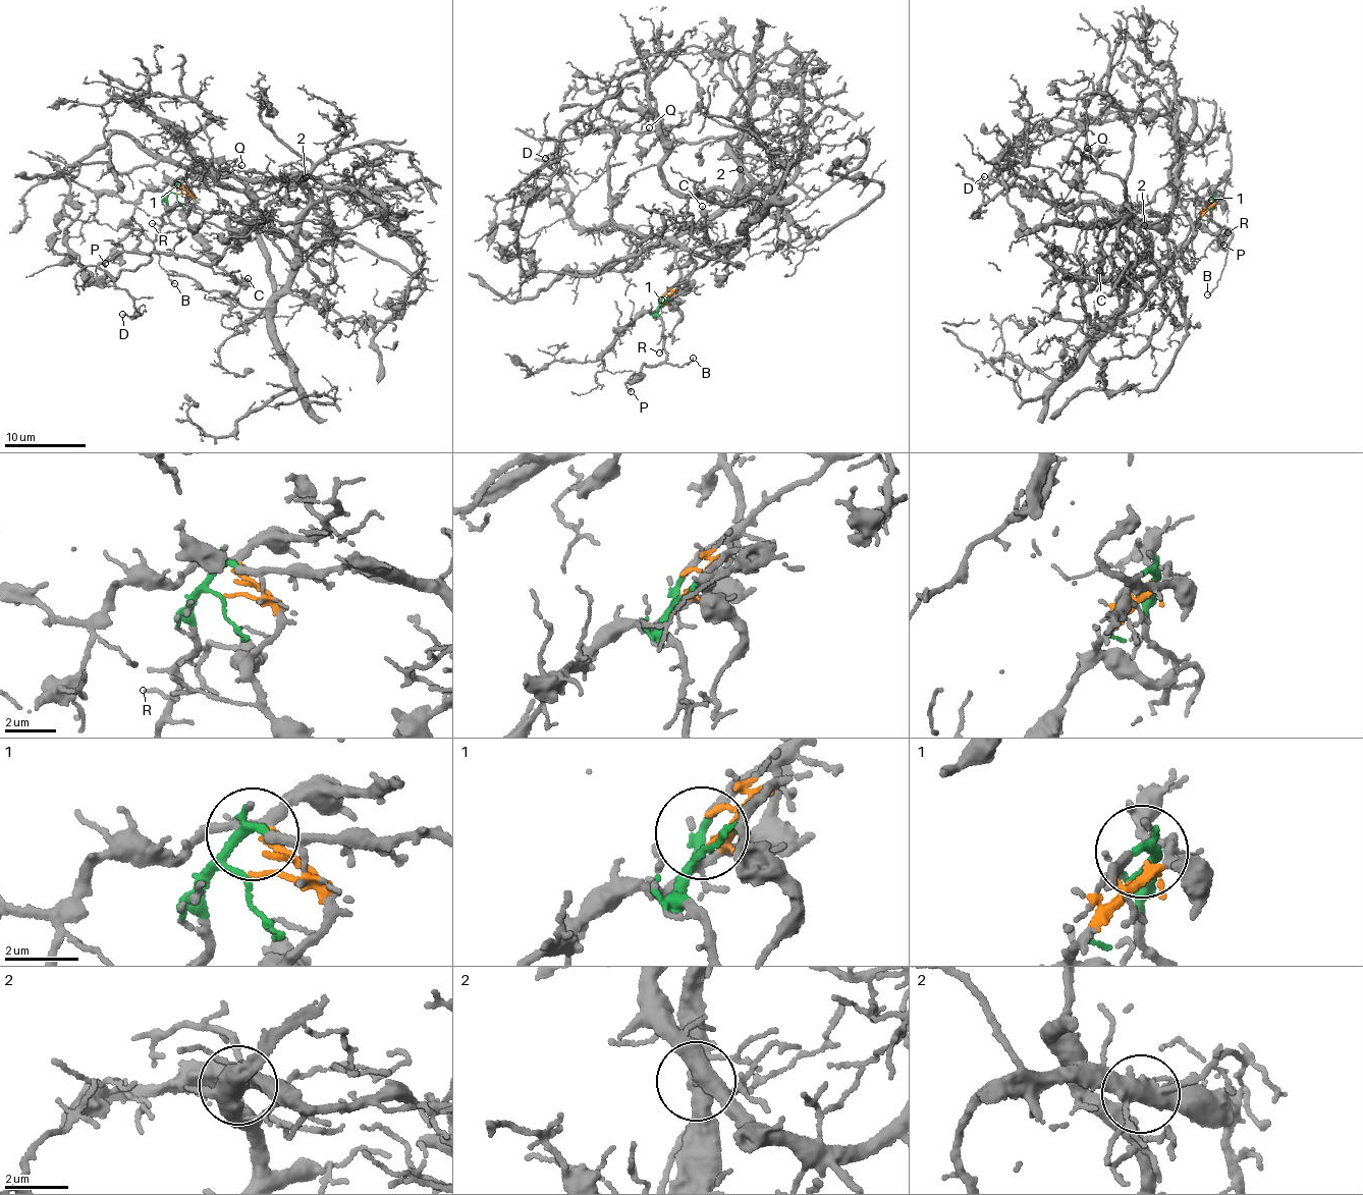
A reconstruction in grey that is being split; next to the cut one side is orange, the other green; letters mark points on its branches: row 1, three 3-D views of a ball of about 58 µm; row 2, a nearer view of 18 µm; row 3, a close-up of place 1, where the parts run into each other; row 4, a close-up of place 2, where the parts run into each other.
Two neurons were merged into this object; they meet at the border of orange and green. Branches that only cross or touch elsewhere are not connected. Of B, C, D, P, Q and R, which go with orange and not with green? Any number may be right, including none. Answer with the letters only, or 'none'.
C, Q

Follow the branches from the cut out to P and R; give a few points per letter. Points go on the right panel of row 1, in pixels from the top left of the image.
P: (1209, 206), (1212, 222), (1219, 227), (1221, 247), (1225, 248), (1231, 234), (1229, 229), (1216, 239), (1223, 246)
R: (1209, 206), (1212, 207), (1212, 222), (1219, 227), (1219, 233), (1228, 232)

